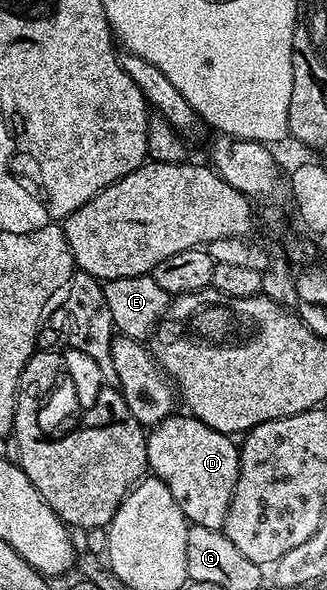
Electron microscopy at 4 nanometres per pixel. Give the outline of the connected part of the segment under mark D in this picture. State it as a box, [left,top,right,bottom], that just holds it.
[146,414,238,530]

